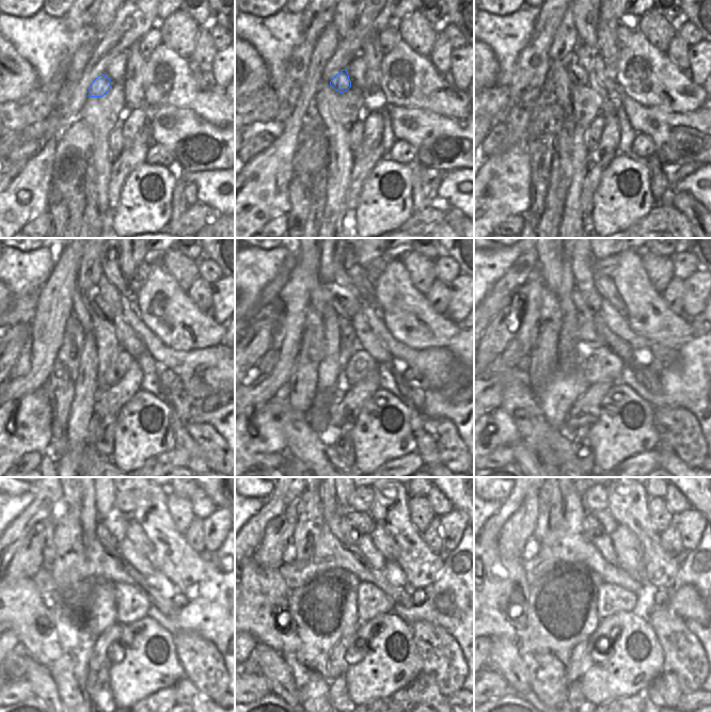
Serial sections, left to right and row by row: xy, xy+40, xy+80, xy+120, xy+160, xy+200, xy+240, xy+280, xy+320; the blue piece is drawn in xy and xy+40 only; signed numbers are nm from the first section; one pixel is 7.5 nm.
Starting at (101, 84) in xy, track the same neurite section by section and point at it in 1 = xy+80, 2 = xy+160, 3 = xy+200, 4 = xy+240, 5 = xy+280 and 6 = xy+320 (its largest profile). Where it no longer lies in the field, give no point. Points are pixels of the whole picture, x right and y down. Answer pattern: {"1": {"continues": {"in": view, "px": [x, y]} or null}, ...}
{"1": {"continues": {"in": "xy+80", "px": [575, 67]}}, "2": {"continues": {"in": "xy+160", "px": [346, 305]}}, "3": {"continues": {"in": "xy+200", "px": [587, 303]}}, "4": {"continues": {"in": "xy+240", "px": [110, 532]}}, "5": {"continues": {"in": "xy+280", "px": [353, 525]}}, "6": {"continues": {"in": "xy+320", "px": [596, 523]}}}

